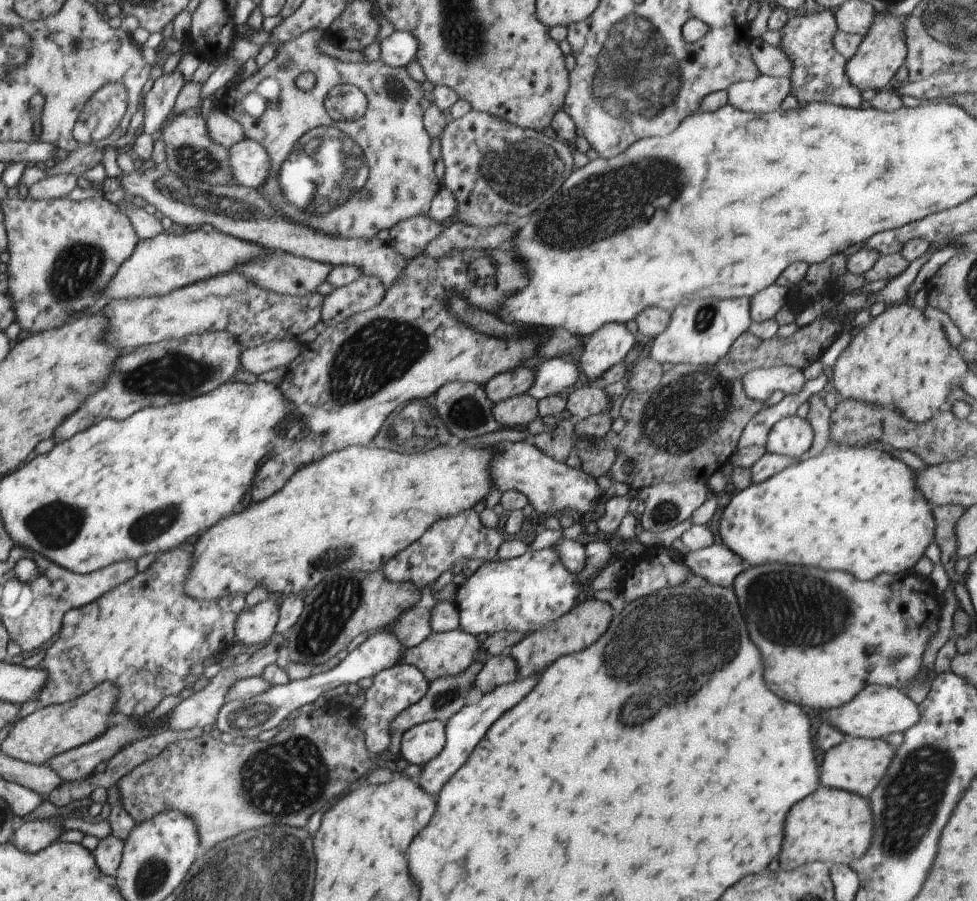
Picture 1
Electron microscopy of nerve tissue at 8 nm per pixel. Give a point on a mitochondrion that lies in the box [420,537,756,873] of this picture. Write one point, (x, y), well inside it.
(652, 676)

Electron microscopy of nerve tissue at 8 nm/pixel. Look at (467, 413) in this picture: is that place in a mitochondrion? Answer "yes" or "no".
yes

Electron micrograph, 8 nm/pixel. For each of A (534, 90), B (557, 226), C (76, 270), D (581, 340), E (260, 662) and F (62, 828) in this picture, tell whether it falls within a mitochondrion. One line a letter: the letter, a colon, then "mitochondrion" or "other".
A: other
B: mitochondrion
C: mitochondrion
D: other
E: other
F: other

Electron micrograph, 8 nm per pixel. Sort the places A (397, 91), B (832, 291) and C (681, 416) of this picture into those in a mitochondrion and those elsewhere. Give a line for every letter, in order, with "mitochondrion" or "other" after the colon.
A: mitochondrion
B: other
C: mitochondrion

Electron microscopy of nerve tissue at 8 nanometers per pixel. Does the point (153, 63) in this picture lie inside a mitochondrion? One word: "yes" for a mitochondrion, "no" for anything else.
no

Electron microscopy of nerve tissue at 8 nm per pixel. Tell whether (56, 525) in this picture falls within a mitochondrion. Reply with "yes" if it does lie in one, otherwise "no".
yes

